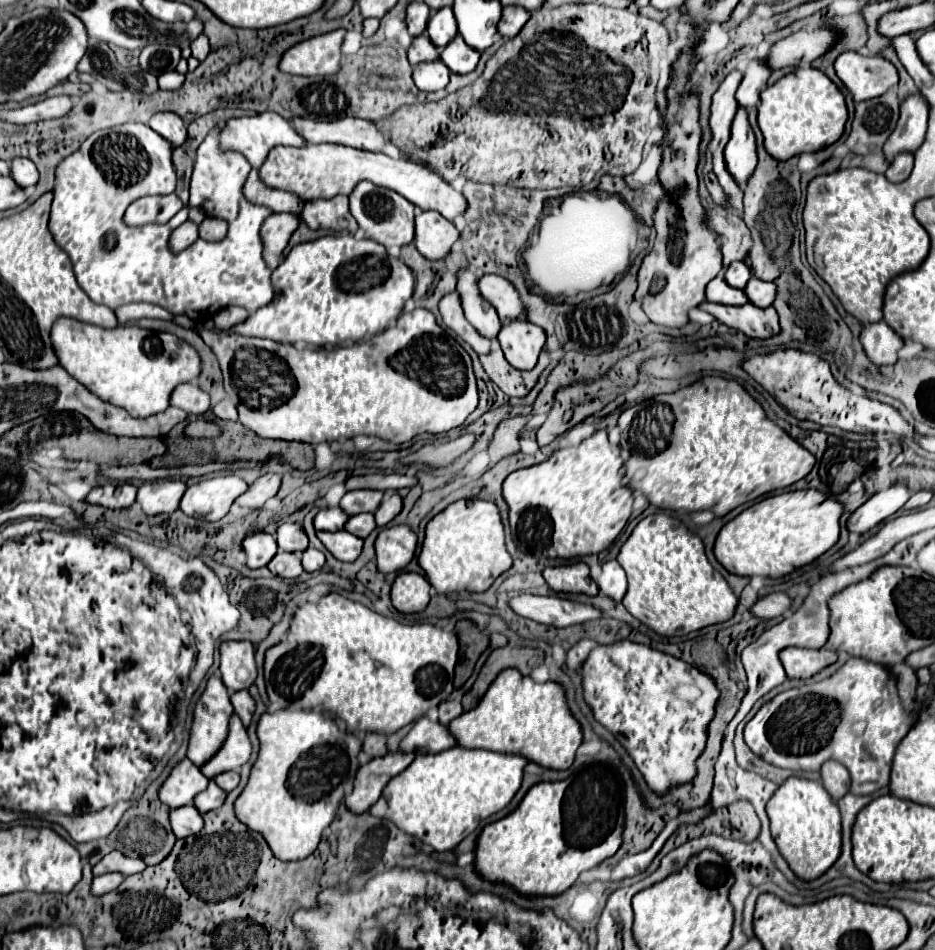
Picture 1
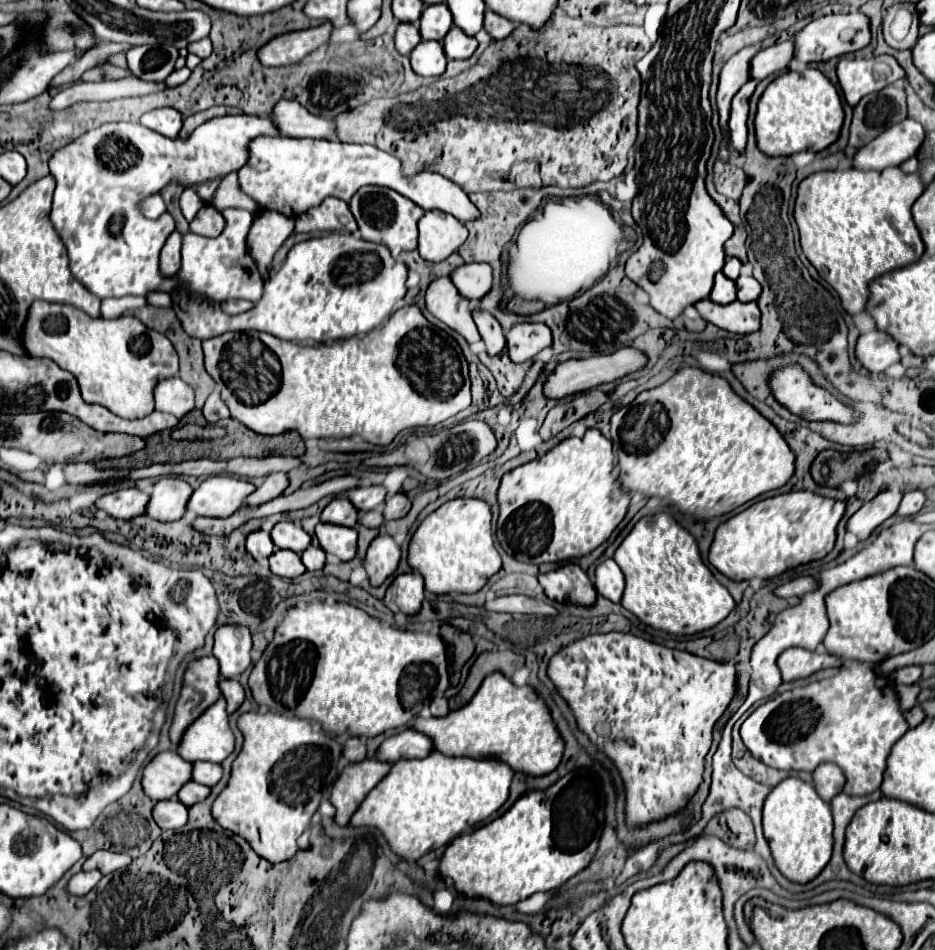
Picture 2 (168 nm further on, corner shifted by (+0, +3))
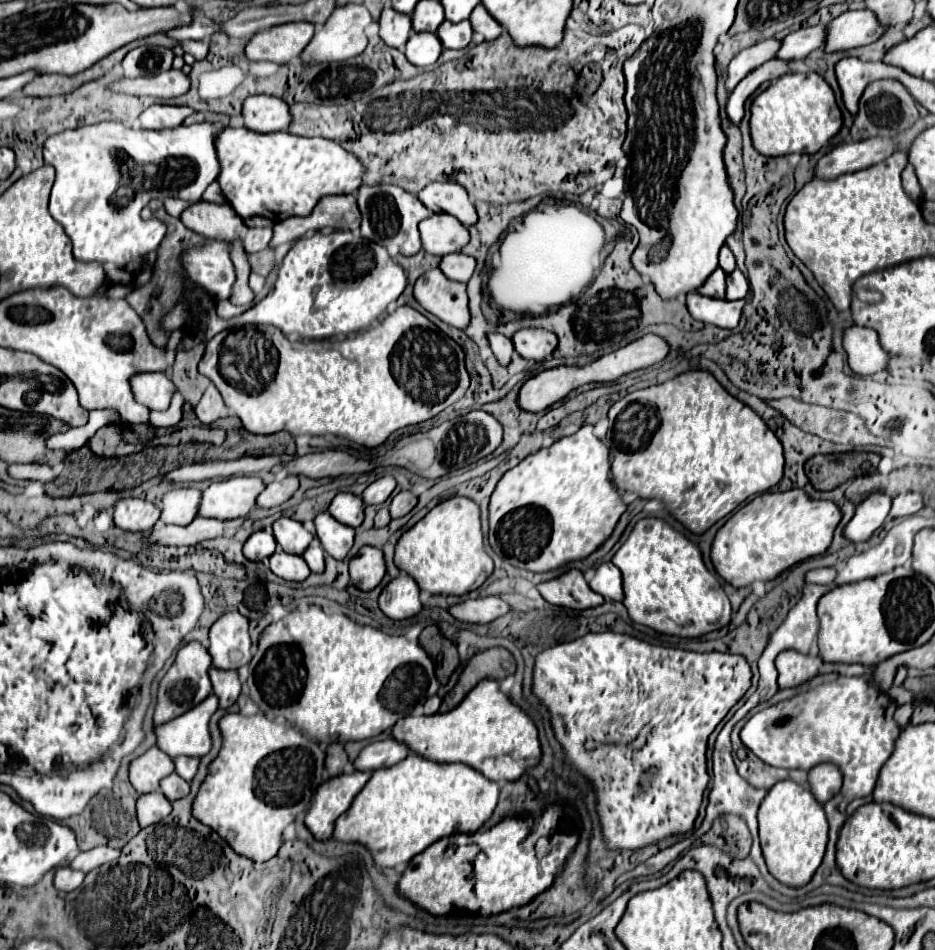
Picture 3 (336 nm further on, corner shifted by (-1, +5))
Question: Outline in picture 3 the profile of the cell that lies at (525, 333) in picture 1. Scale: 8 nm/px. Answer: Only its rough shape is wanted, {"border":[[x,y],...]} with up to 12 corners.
{"border":[[521,329],[513,345],[523,359],[543,361],[555,351],[557,335]]}

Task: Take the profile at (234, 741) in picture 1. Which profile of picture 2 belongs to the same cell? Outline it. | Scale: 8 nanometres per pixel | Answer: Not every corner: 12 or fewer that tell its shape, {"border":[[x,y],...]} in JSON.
{"border":[[220,697],[186,729],[178,753],[222,763],[236,745]]}

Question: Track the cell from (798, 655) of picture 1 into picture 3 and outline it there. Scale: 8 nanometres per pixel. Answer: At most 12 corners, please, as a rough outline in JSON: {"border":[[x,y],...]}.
{"border":[[783,651],[775,659],[779,689],[813,679],[821,657]]}

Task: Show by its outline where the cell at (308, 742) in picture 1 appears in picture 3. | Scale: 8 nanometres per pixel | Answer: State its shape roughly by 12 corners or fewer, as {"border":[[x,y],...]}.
{"border":[[223,715],[193,817],[237,855],[277,855],[325,751],[299,729]]}

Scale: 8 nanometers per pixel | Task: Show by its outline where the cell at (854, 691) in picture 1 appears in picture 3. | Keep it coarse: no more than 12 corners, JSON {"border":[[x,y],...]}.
{"border":[[867,675],[755,713],[741,741],[773,767],[835,763],[867,797],[901,727]]}

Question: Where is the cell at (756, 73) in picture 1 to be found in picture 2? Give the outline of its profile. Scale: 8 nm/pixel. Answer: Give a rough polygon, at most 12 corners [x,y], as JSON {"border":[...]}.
{"border":[[792,41],[758,51],[750,79],[782,71],[794,57]]}

